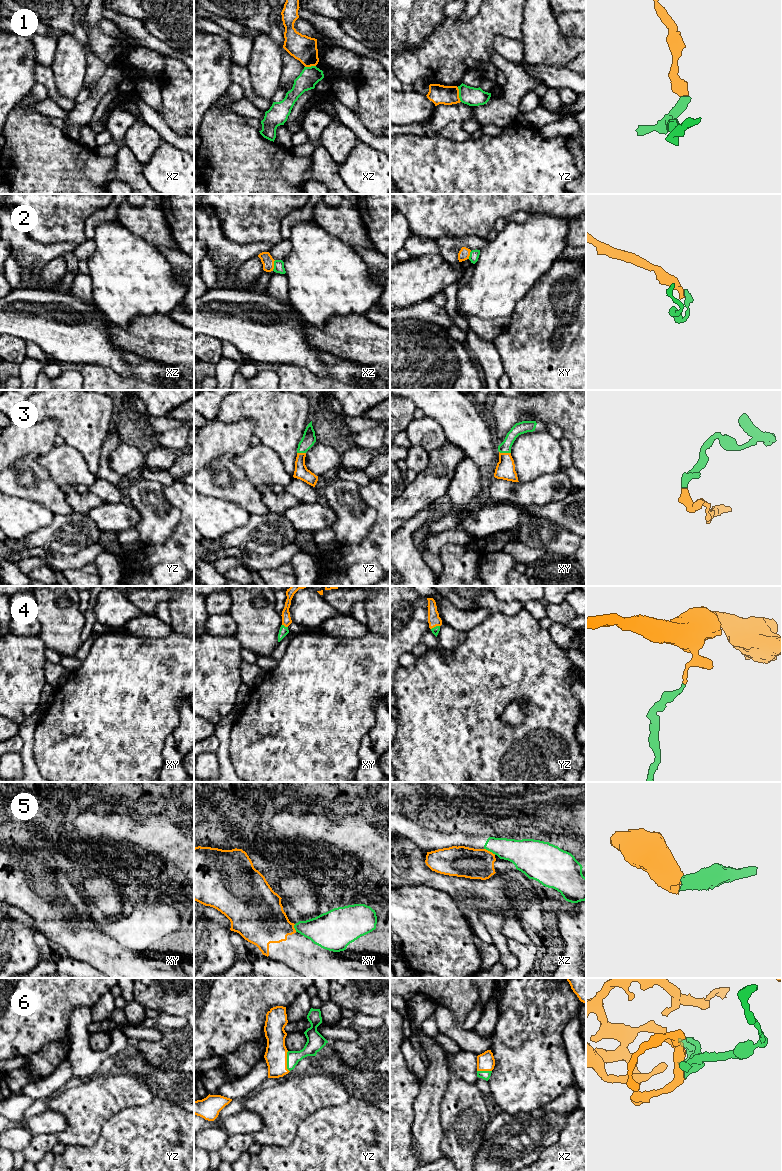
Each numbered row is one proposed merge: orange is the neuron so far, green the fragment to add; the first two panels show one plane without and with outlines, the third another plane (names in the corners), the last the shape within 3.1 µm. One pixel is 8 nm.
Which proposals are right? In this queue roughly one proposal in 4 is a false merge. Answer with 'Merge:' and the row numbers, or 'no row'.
Merge: 3, 4, 6

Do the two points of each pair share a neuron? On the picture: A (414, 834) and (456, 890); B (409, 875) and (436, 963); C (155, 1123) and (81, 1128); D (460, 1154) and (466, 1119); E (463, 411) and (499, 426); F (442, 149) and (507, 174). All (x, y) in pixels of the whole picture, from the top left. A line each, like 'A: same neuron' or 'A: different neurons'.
A: different neurons
B: different neurons
C: different neurons
D: same neuron
E: different neurons
F: same neuron

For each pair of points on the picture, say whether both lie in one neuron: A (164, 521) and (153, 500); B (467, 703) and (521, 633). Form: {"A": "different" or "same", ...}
{"A": "same", "B": "same"}

